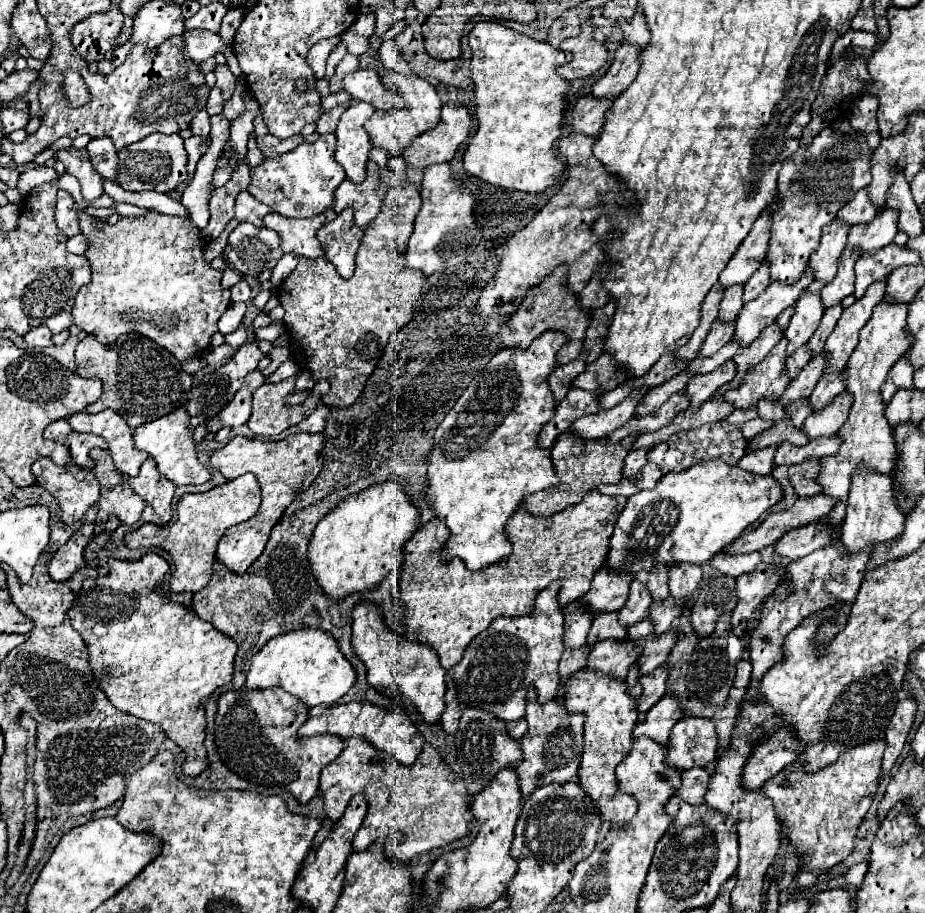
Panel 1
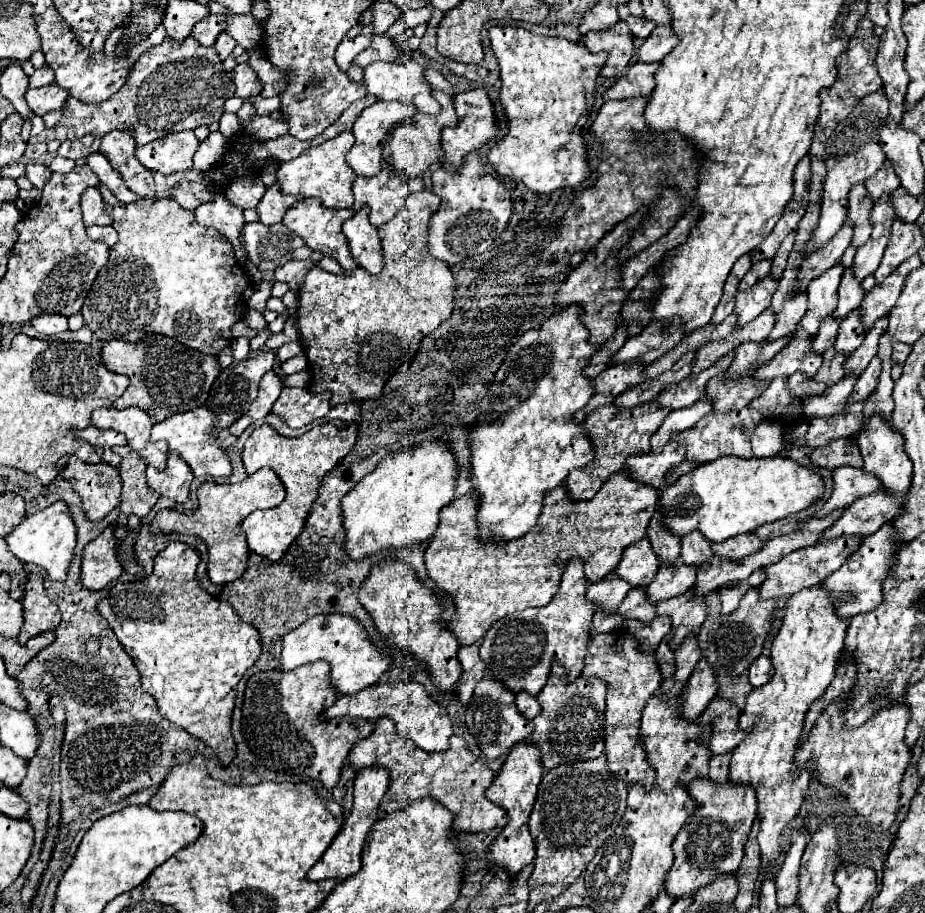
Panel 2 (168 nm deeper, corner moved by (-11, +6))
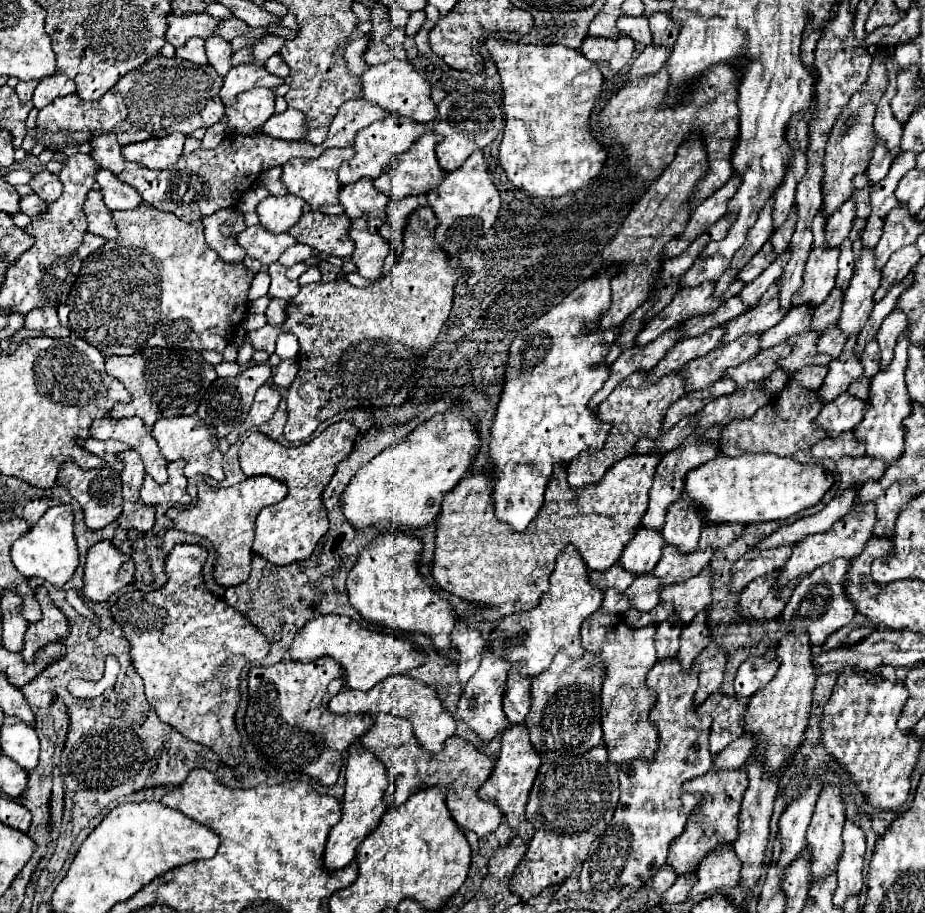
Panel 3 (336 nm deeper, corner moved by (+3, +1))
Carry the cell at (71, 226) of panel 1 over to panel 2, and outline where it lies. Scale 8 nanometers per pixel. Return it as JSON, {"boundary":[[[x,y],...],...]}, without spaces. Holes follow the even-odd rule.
{"boundary":[[[86,188],[84,194],[80,196],[80,206],[82,206],[82,216],[84,216],[84,226],[112,224],[112,220],[102,212],[104,200],[98,188]]]}

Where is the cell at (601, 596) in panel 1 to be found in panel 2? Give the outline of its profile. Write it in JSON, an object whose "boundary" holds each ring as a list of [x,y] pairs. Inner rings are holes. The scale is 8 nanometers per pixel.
{"boundary":[[[642,538],[640,542],[634,542],[624,550],[624,556],[614,572],[618,574],[618,578],[626,580],[632,588],[636,588],[648,586],[656,576],[658,566],[660,564],[656,562],[656,554],[652,554],[648,538]]]}

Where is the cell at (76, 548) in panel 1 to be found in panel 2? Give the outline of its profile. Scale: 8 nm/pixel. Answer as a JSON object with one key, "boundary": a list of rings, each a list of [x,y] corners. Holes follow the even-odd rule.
{"boundary":[[[106,526],[106,530],[98,538],[94,538],[84,546],[80,580],[88,590],[100,590],[120,574],[122,566],[120,560],[116,558],[114,528]]]}

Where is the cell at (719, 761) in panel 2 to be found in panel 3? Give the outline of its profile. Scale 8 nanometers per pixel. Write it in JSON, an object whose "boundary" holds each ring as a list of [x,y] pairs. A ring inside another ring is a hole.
{"boundary":[[[738,737],[736,741],[732,741],[724,751],[720,751],[714,757],[714,767],[718,767],[718,769],[738,769],[738,767],[744,767],[748,757],[752,755],[752,749],[754,749],[754,739]]]}

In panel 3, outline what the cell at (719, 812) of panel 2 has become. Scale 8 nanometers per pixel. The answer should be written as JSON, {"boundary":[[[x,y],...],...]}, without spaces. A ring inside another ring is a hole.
{"boundary":[[[710,769],[708,773],[694,777],[682,785],[684,791],[700,795],[700,805],[692,811],[684,827],[684,833],[678,839],[674,839],[674,843],[670,845],[668,863],[674,867],[678,875],[684,875],[686,871],[696,871],[698,863],[718,845],[734,843],[734,839],[738,837],[740,801],[746,787],[748,787],[748,775],[744,769],[730,769],[730,771]]]}

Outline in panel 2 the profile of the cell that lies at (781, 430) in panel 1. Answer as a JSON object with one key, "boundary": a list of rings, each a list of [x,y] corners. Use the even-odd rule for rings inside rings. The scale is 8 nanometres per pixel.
{"boundary":[[[846,376],[838,384],[834,384],[832,388],[828,388],[824,394],[806,398],[802,402],[804,414],[808,418],[830,418],[830,416],[842,412],[844,406],[846,406],[846,398],[852,392],[852,386],[854,386],[856,378],[858,376]]]}

